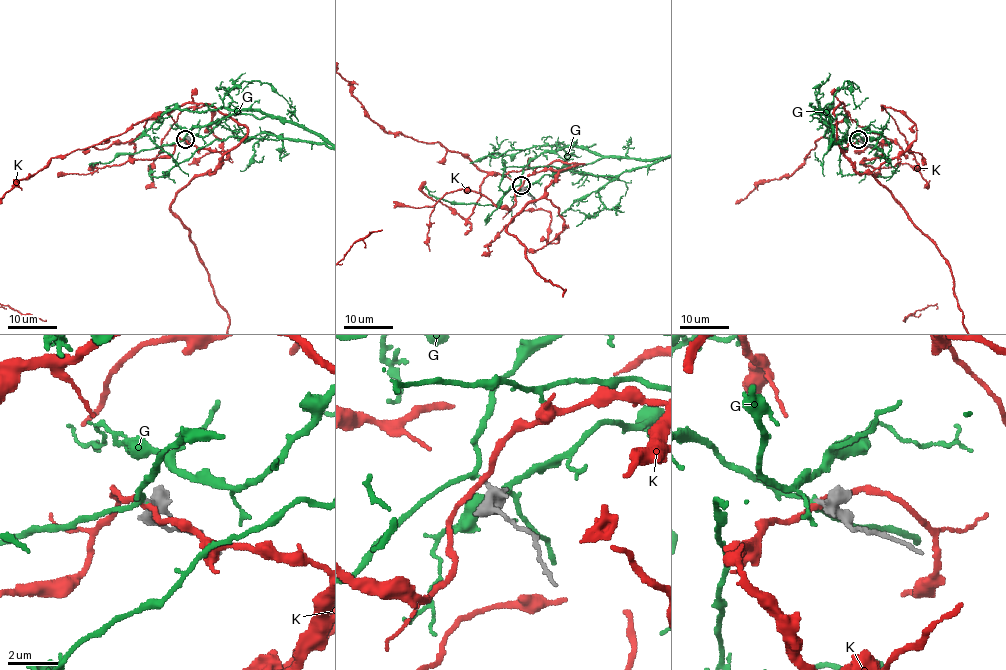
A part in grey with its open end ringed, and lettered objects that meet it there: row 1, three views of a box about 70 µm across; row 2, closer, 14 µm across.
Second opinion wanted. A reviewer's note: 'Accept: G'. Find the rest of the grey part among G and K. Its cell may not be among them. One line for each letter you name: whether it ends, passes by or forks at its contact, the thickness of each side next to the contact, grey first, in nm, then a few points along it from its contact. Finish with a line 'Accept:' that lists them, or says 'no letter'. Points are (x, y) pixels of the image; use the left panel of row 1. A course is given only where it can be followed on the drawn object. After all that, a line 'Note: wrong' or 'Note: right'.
G: it passes by; calibres 260 and 160 nm
Accept: G
Note: right

